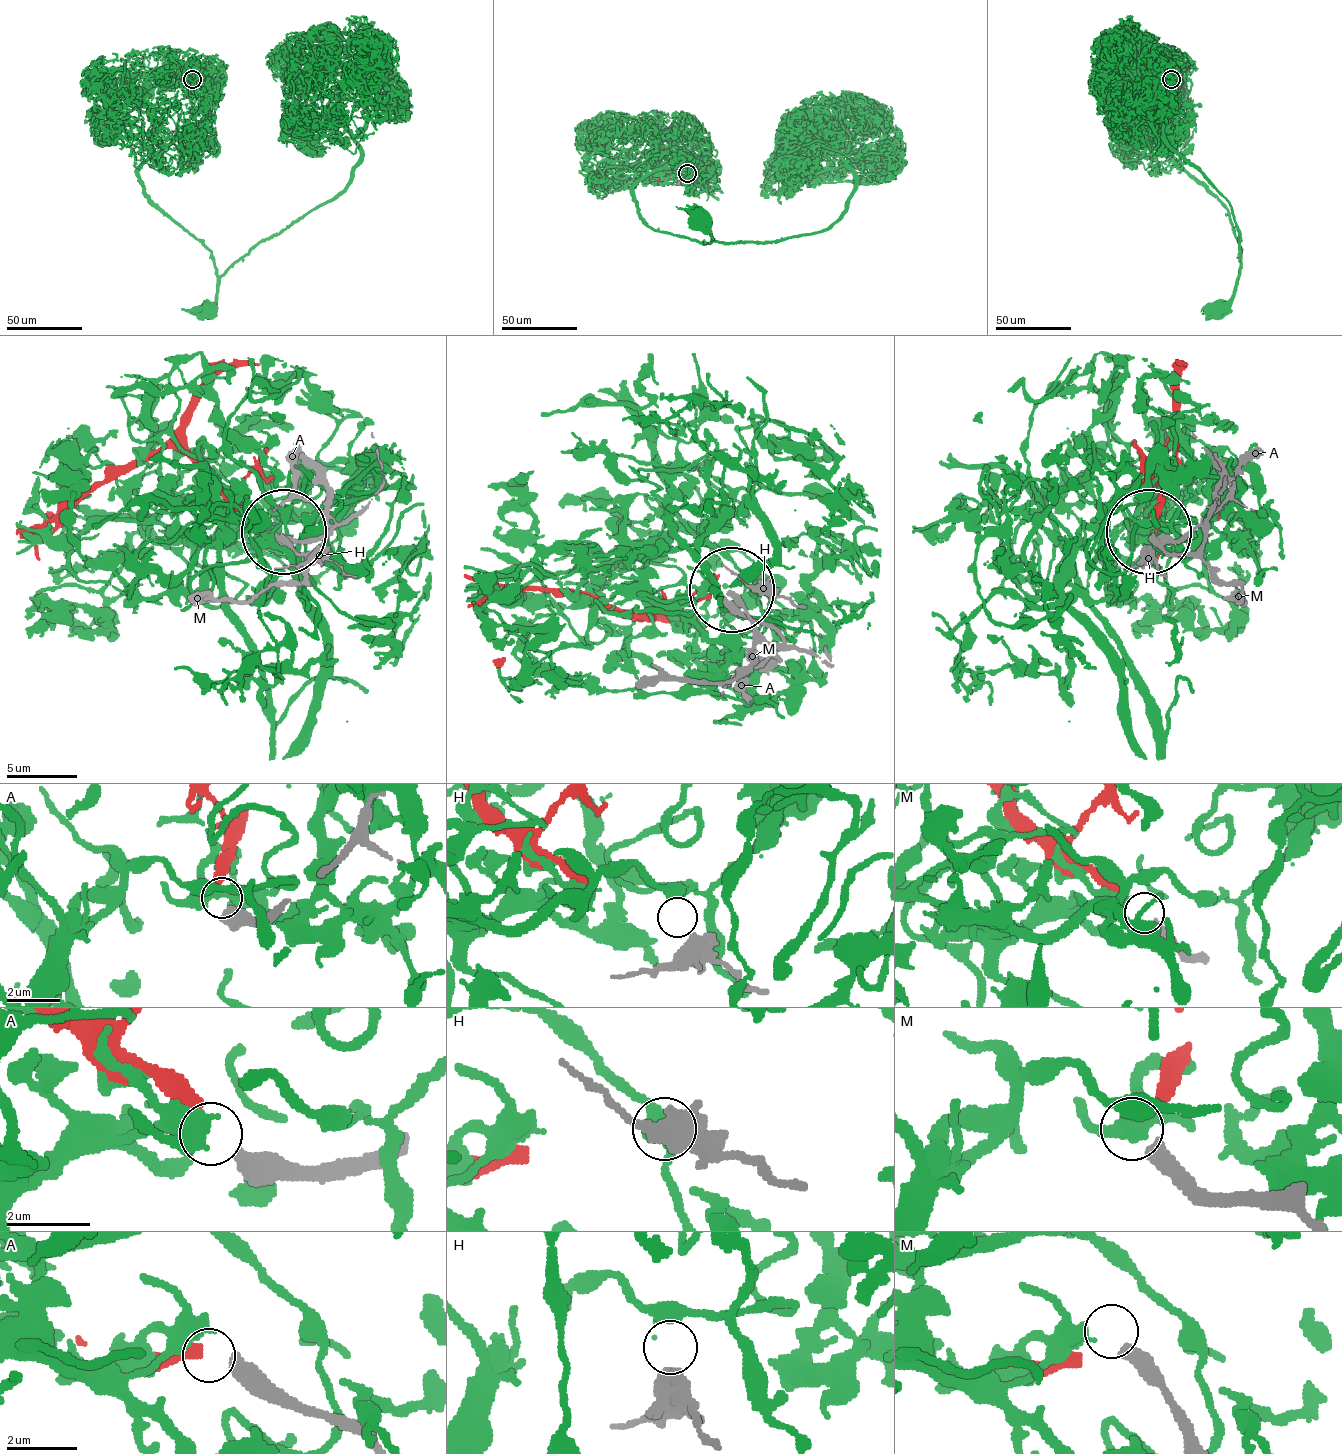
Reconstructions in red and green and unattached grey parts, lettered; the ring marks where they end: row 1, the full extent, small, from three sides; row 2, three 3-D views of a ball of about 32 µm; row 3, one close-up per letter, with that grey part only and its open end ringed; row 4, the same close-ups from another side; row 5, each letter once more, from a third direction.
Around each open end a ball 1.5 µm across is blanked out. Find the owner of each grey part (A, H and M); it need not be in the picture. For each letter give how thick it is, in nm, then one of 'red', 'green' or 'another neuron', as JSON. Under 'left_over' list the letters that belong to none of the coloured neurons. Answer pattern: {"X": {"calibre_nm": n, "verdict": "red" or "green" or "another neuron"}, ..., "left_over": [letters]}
{"A": {"calibre_nm": 480, "verdict": "red"}, "H": {"calibre_nm": 440, "verdict": "another neuron"}, "M": {"calibre_nm": 400, "verdict": "another neuron"}, "left_over": ["H", "M"]}

